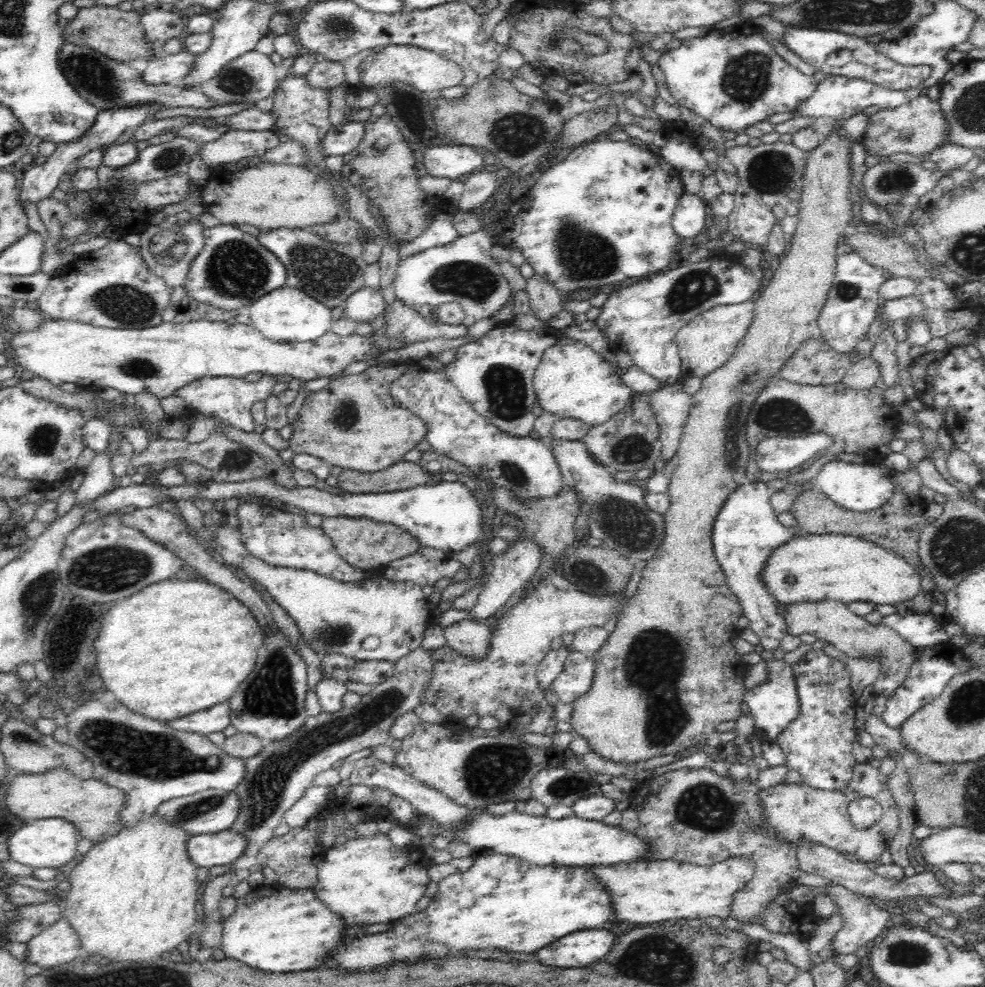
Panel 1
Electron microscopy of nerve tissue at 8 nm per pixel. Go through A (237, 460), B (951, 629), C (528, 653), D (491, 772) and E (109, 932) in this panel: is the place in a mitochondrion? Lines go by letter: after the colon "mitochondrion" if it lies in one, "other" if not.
A: mitochondrion
B: other
C: other
D: mitochondrion
E: other

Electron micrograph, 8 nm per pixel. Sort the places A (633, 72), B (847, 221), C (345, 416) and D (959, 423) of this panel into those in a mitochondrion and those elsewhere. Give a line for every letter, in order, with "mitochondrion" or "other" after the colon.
A: other
B: other
C: mitochondrion
D: other

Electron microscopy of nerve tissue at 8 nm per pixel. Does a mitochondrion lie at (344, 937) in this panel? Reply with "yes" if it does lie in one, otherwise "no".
no

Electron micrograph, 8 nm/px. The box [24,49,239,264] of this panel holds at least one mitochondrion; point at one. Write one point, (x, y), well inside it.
(169, 158)

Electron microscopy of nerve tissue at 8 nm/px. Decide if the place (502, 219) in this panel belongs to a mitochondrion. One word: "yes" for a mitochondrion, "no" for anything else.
no

